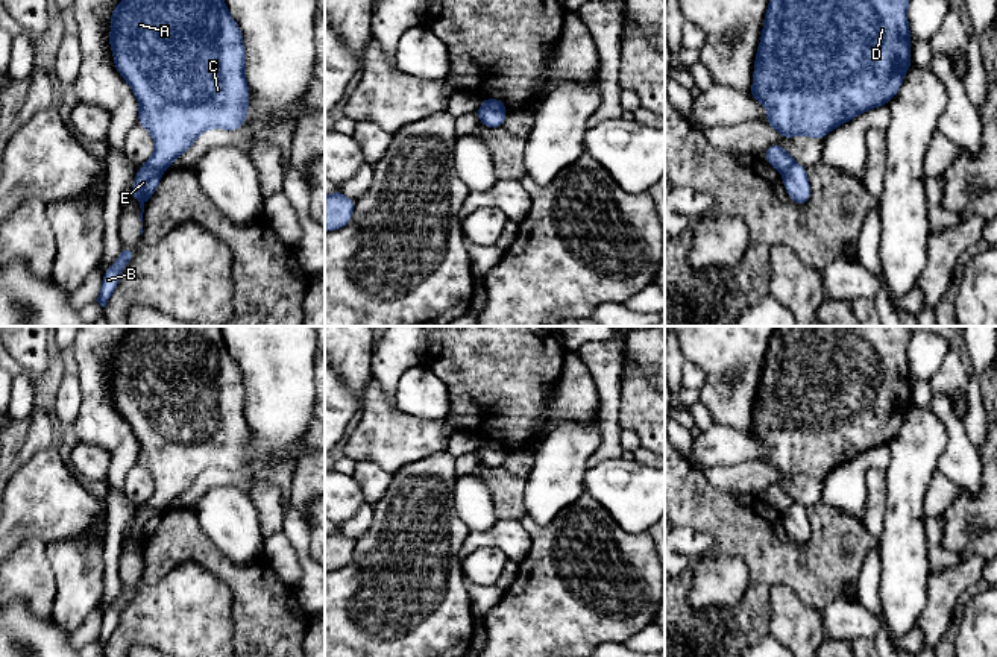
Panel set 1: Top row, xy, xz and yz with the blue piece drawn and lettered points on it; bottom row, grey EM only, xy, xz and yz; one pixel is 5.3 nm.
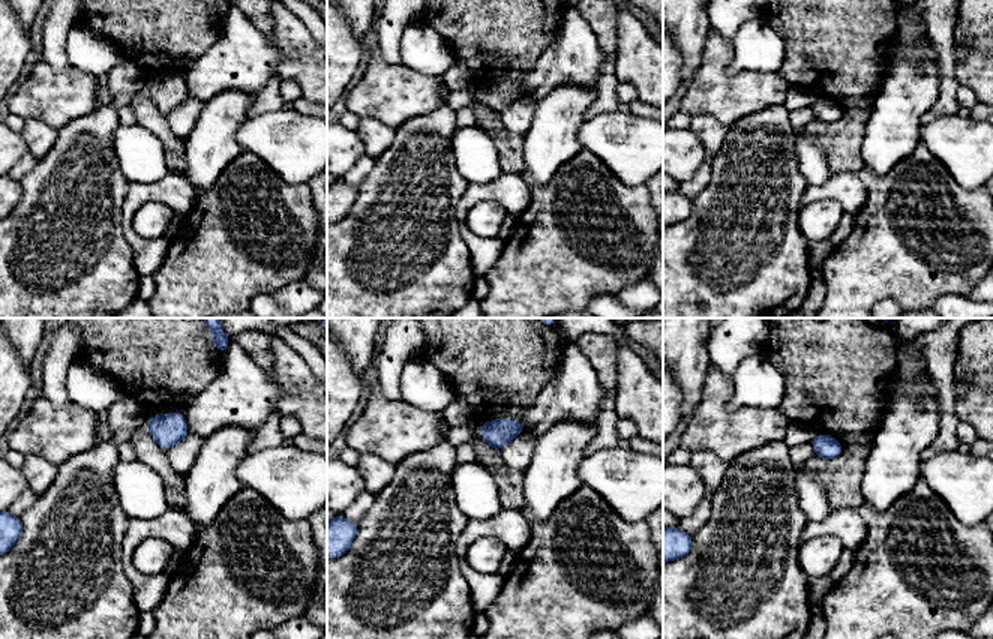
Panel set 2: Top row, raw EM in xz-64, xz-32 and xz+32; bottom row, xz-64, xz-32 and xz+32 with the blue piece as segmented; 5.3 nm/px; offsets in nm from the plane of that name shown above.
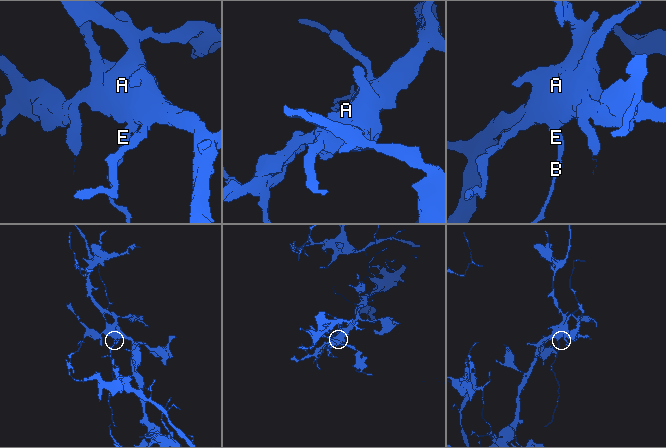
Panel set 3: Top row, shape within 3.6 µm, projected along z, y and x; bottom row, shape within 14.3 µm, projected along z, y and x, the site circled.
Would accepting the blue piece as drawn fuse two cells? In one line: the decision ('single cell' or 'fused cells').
fused cells

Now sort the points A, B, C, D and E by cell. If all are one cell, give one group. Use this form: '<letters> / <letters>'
A C D / B E

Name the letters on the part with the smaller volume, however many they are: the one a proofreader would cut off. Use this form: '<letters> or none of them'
B, E

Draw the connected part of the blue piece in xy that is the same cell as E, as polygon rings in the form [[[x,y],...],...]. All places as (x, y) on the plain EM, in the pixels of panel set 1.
[[[147,505],[138,507],[138,513],[137,513],[134,527],[131,530],[131,534],[140,543],[140,548],[141,548],[140,561],[141,563],[143,563],[144,543],[156,531],[159,520],[161,520],[161,514],[162,514],[161,510],[156,510]]]

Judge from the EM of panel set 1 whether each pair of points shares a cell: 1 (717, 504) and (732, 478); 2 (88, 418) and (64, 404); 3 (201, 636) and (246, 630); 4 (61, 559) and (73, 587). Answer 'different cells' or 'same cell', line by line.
1: different cells
2: different cells
3: different cells
4: same cell

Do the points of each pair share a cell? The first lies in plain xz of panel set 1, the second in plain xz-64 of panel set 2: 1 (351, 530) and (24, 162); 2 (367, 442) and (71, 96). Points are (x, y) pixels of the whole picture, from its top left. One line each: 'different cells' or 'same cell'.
1: same cell
2: same cell

